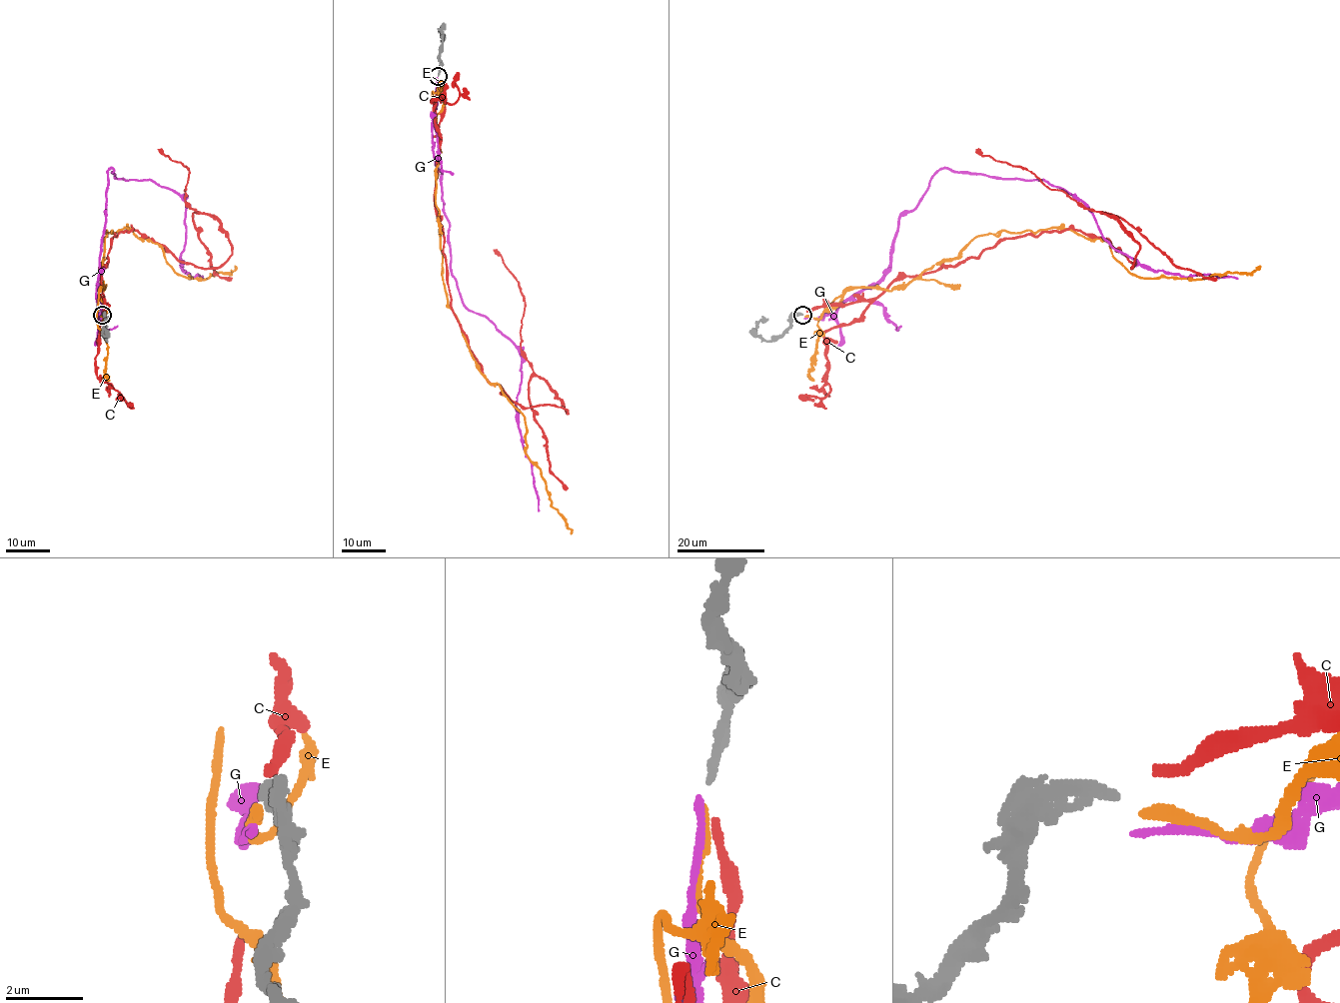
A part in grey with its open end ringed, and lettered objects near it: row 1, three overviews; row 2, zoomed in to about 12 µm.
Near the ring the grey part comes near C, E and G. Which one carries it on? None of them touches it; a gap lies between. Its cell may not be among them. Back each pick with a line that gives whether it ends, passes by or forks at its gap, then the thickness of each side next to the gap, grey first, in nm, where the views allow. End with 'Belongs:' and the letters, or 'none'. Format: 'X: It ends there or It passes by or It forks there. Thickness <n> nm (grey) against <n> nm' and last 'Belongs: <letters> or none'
E: It ends there. Thickness 240 nm (grey) against 280 nm
Belongs: E

